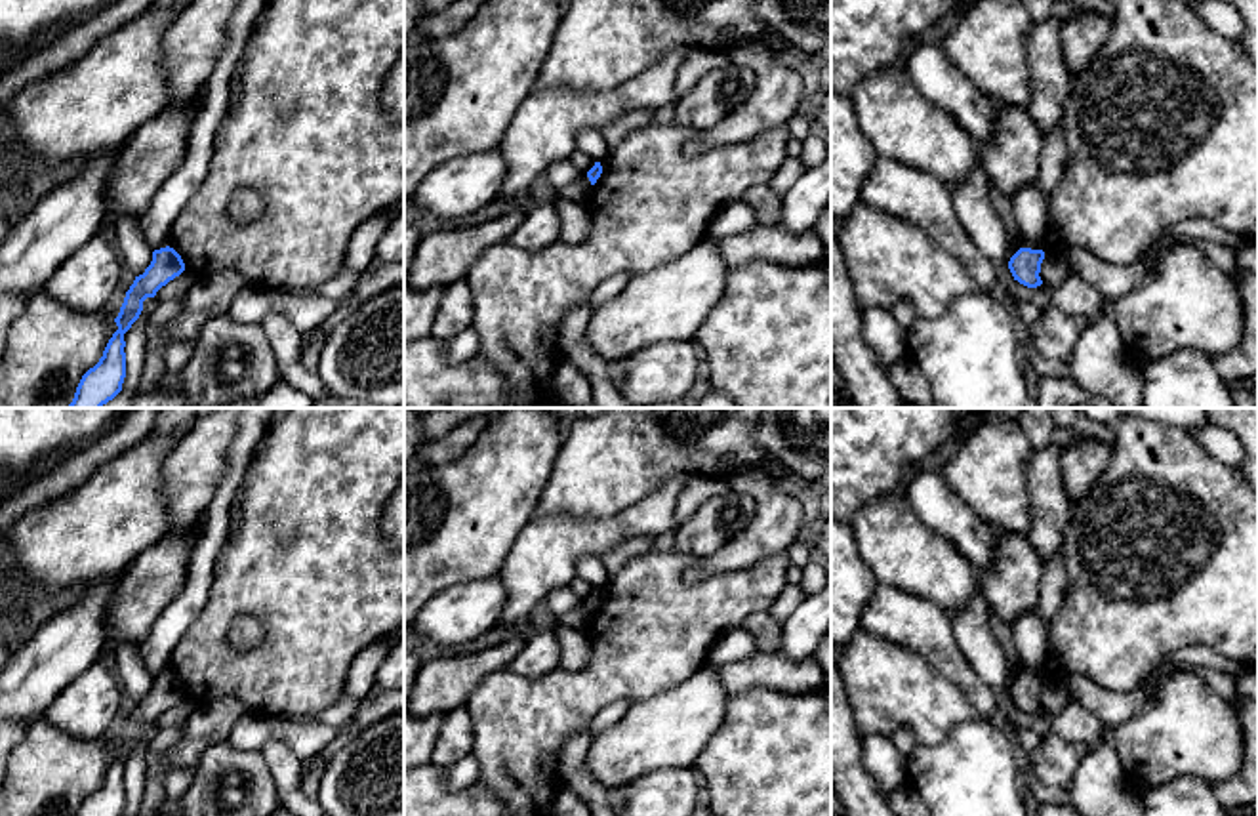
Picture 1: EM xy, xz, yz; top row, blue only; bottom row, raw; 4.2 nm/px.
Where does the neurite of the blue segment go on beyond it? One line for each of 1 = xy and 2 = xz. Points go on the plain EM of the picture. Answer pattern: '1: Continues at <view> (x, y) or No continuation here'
1: No continuation here
2: No continuation here

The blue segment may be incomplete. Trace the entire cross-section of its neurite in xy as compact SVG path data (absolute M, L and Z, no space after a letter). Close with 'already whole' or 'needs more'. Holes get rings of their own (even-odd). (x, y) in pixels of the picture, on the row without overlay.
M166 673L152 679L152 688L143 702L135 704L126 719L118 744L118 757L109 766L99 789L90 795L76 816L122 816L126 805L126 768L124 761L139 745L143 728L154 724L156 719L185 698L181 683Z | already whole

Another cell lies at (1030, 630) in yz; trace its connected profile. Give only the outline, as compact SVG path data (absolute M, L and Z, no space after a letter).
M1027 610L1012 625L1012 637L1020 654L1024 675L1043 677L1046 662L1046 620L1041 612Z

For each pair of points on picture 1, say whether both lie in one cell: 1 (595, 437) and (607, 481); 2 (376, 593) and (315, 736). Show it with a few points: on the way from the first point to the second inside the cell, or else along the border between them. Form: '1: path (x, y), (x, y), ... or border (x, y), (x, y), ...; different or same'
1: path (595, 448), (603, 460), (603, 469); same
2: border (304, 721), (315, 723); different

